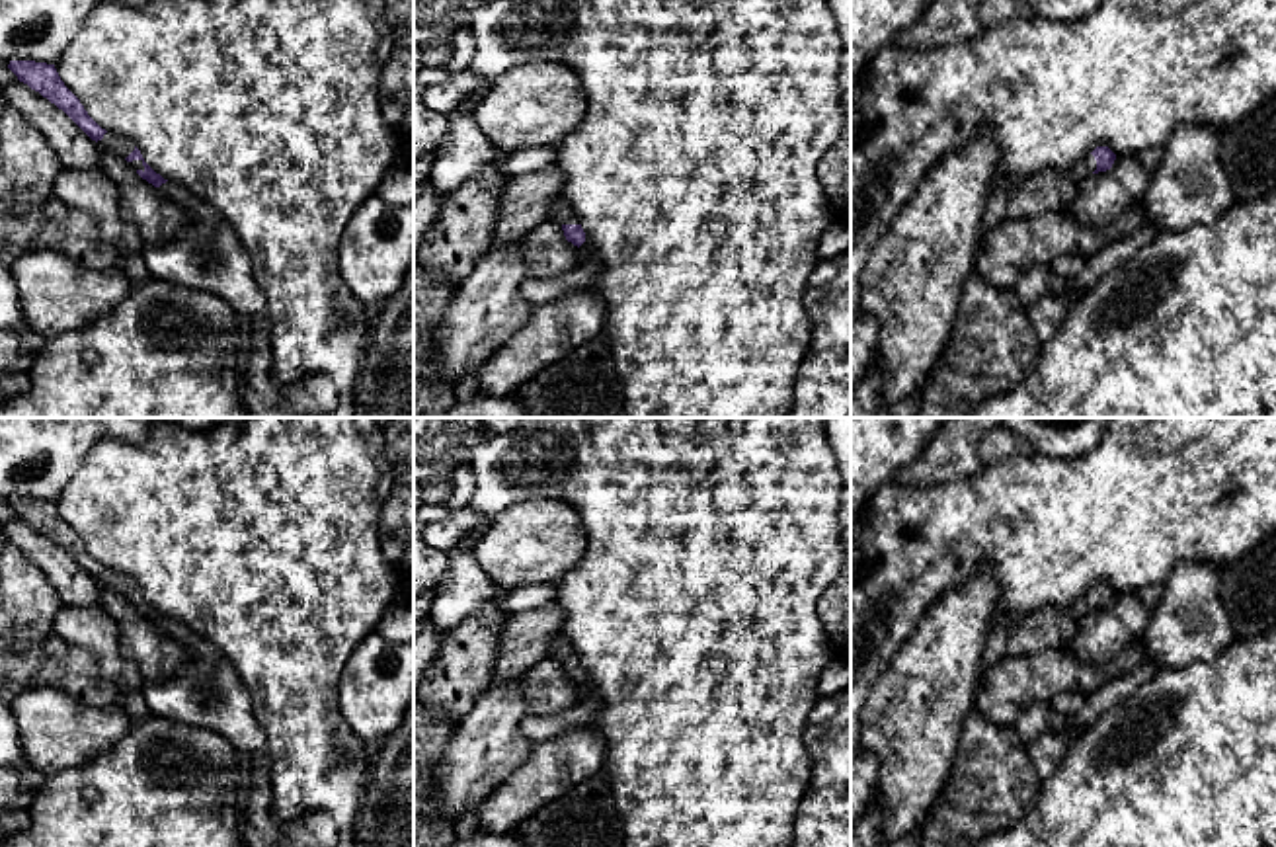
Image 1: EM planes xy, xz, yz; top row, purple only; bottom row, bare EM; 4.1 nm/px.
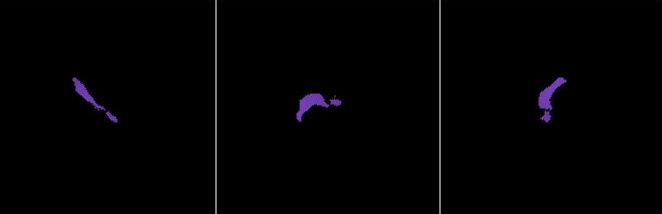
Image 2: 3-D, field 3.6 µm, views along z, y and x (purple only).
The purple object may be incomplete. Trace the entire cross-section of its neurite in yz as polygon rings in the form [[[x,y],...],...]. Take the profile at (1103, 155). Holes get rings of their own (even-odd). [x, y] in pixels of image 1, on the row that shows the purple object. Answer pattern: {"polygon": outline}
{"polygon": [[[1097,146],[1073,166],[1071,174],[1075,182],[1083,183],[1087,176],[1110,170],[1114,160],[1116,154],[1108,146]]]}

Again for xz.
{"polygon": [[[564,199],[552,203],[548,221],[558,222],[564,230],[566,240],[572,242],[574,246],[579,248],[585,242],[585,232],[574,209]]]}

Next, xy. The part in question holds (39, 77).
{"polygon": [[[10,60],[8,68],[20,82],[39,92],[59,109],[62,109],[100,148],[125,158],[137,174],[158,187],[166,197],[174,199],[185,213],[187,221],[217,224],[220,215],[207,201],[199,199],[183,185],[164,180],[142,158],[135,142],[119,133],[101,129],[84,109],[80,100],[64,86],[55,64],[35,60]]]}

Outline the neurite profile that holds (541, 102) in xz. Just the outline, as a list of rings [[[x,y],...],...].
[[[529,60],[490,82],[472,111],[499,156],[558,144],[585,115],[578,74],[558,60]]]

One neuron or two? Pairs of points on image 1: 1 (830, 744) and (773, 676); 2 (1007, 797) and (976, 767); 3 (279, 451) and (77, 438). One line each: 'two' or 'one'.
1: two
2: one
3: two

